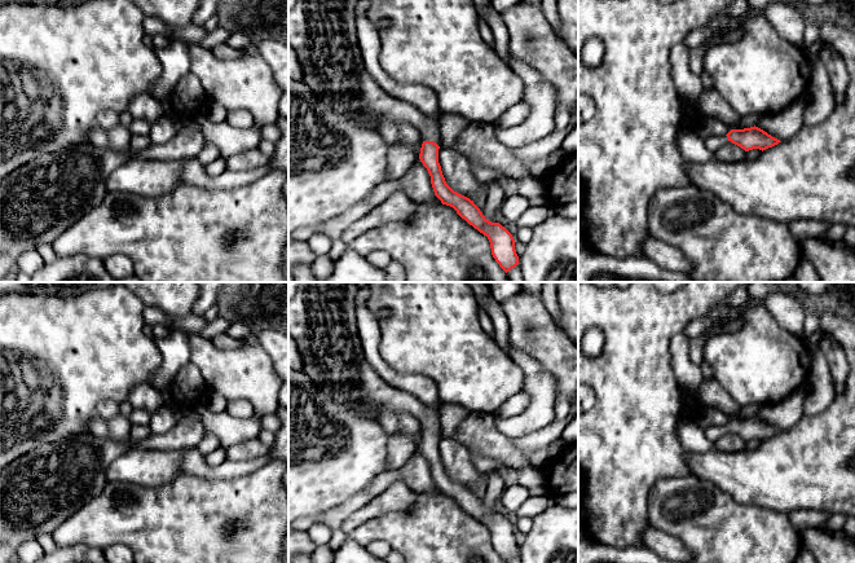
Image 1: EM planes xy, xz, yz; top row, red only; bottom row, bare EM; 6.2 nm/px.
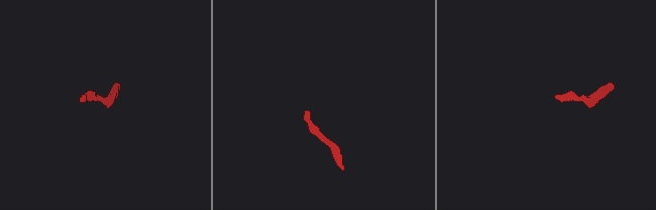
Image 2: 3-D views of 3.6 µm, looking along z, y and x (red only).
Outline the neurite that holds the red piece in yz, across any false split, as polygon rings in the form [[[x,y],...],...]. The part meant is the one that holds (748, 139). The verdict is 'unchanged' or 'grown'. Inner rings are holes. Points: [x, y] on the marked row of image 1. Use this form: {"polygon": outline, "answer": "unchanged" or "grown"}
{"polygon": [[[750,127],[744,129],[731,129],[726,136],[711,136],[705,140],[706,149],[714,154],[720,146],[726,145],[728,141],[740,146],[745,151],[759,149],[766,150],[781,142],[780,140],[772,137],[763,129],[758,127]]], "answer": "grown"}

